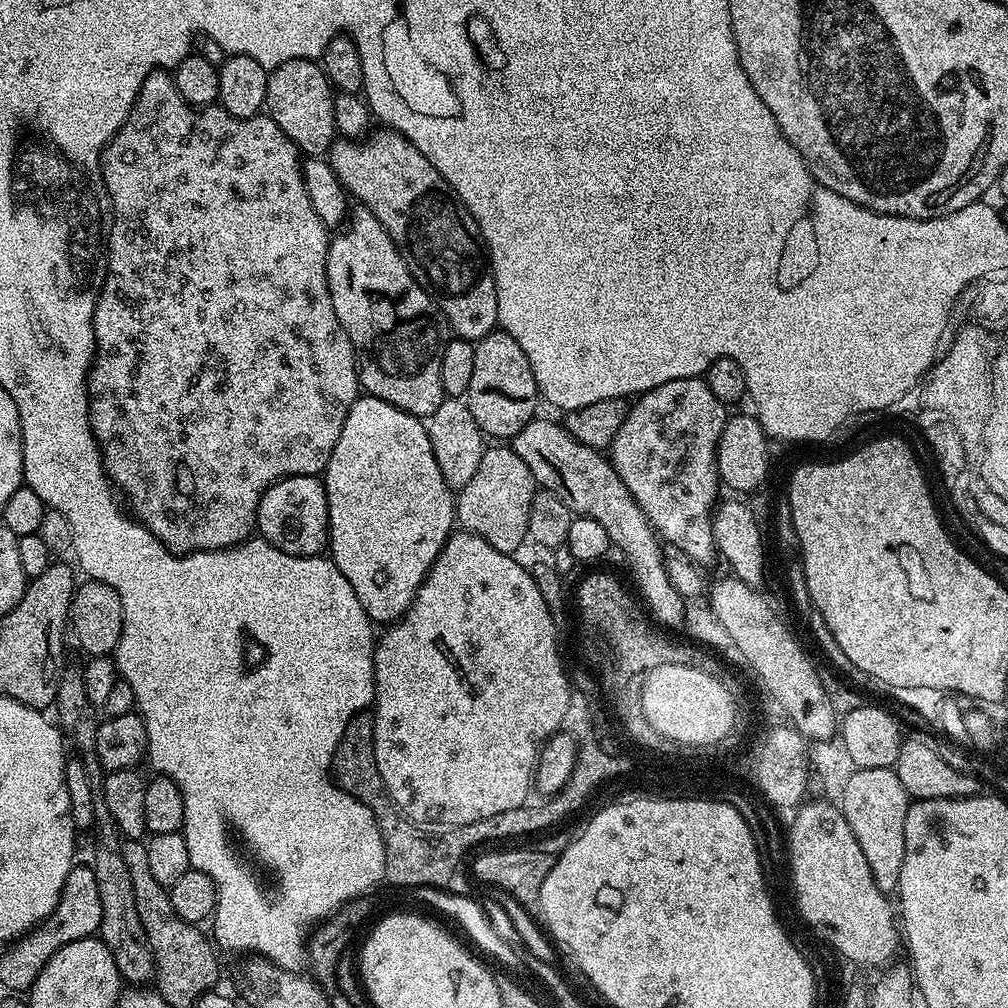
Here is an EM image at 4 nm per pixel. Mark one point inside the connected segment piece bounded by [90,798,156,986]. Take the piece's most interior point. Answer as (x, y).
(121, 931)

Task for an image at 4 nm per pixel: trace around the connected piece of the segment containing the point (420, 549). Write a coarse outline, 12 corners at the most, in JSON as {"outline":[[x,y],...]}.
{"outline":[[367,394],[323,470],[330,559],[373,625],[454,531],[427,427]]}

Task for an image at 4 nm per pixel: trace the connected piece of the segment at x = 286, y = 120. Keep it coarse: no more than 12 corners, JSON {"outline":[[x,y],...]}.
{"outline":[[315,61],[267,75],[265,113],[305,155],[337,135],[334,89]]}

